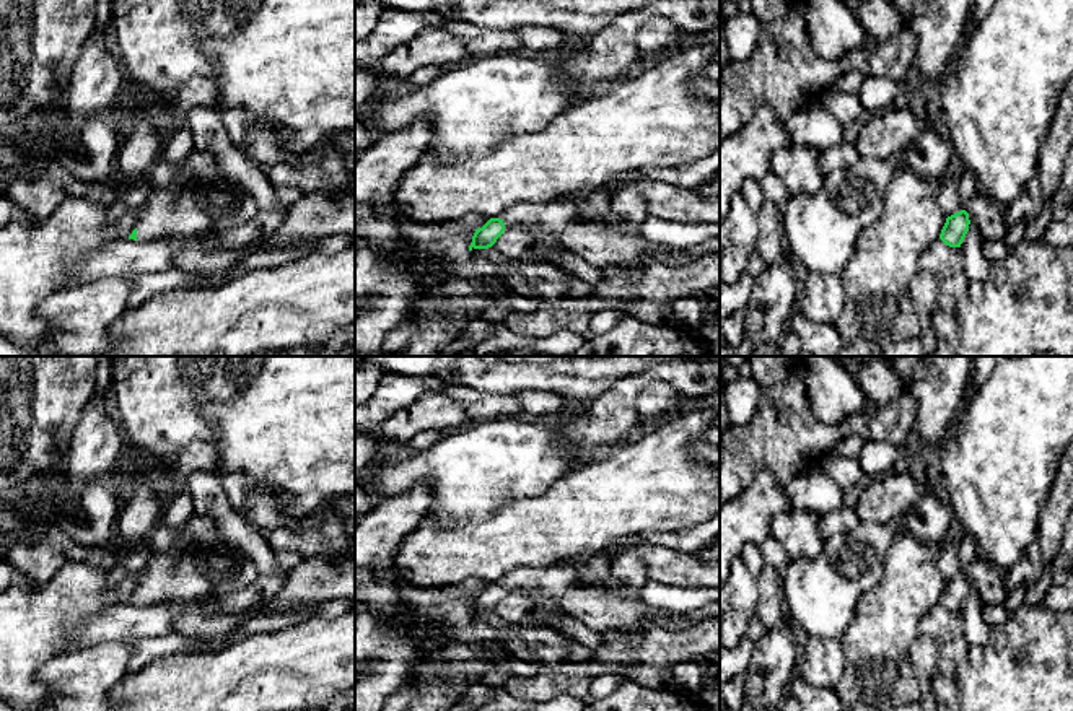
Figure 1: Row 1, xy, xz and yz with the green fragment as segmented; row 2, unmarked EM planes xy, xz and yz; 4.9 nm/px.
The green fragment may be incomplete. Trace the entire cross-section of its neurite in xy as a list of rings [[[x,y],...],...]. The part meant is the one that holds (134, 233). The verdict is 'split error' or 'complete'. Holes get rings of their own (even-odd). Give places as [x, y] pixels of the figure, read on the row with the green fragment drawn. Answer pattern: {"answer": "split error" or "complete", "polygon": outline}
{"answer": "split error", "polygon": [[[194,148],[174,182],[150,190],[147,212],[129,239],[231,231],[257,212],[256,198],[223,176],[213,155]]]}

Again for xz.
{"answer": "split error", "polygon": [[[594,192],[583,200],[554,200],[542,205],[515,205],[475,229],[469,251],[488,249],[508,228],[528,231],[534,241],[554,238],[565,251],[591,265],[635,265],[646,255],[664,264],[685,264],[699,252],[720,247],[720,236],[695,244],[690,252],[666,252],[640,234],[625,234],[611,213],[612,197]]]}

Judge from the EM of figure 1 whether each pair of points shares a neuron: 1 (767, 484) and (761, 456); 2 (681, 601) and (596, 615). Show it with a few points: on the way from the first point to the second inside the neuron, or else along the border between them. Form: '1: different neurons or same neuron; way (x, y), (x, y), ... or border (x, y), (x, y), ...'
1: different neurons; border (783, 485), (769, 471), (761, 471), (736, 495)
2: different neurons; border (639, 597), (656, 609)

